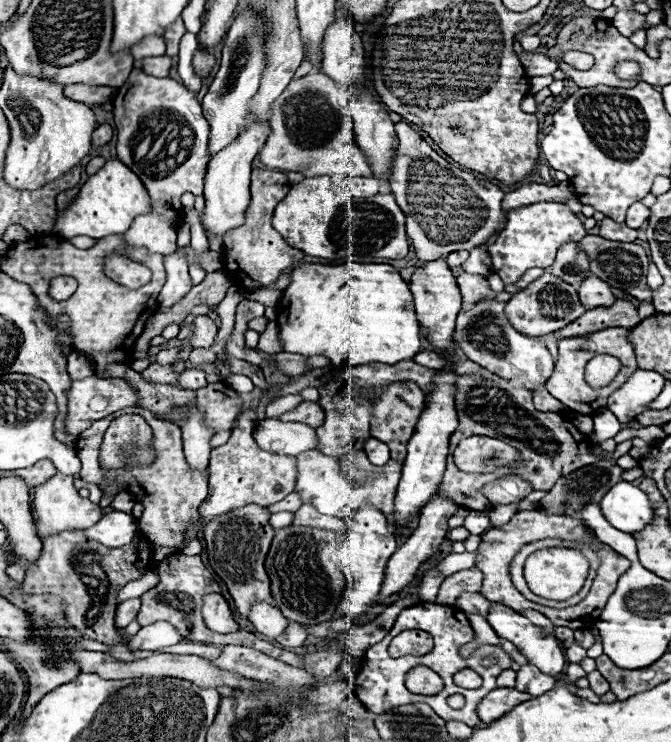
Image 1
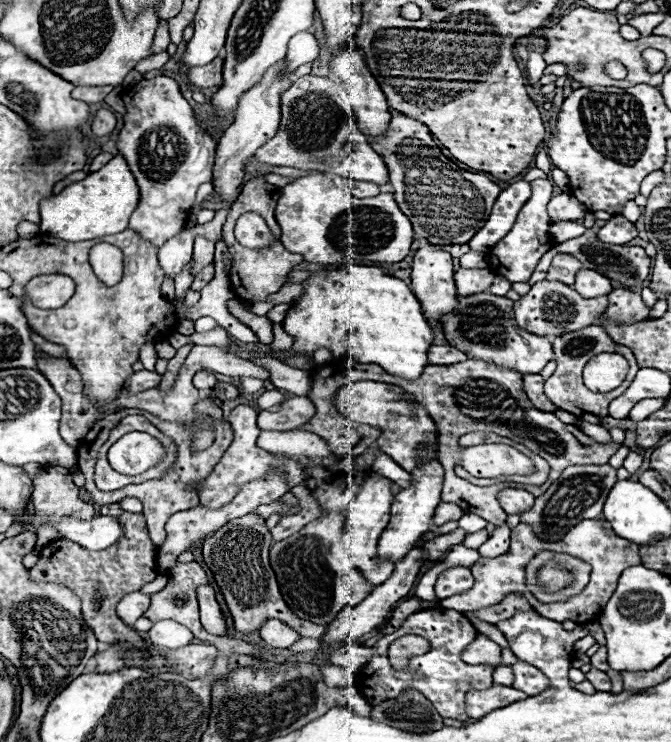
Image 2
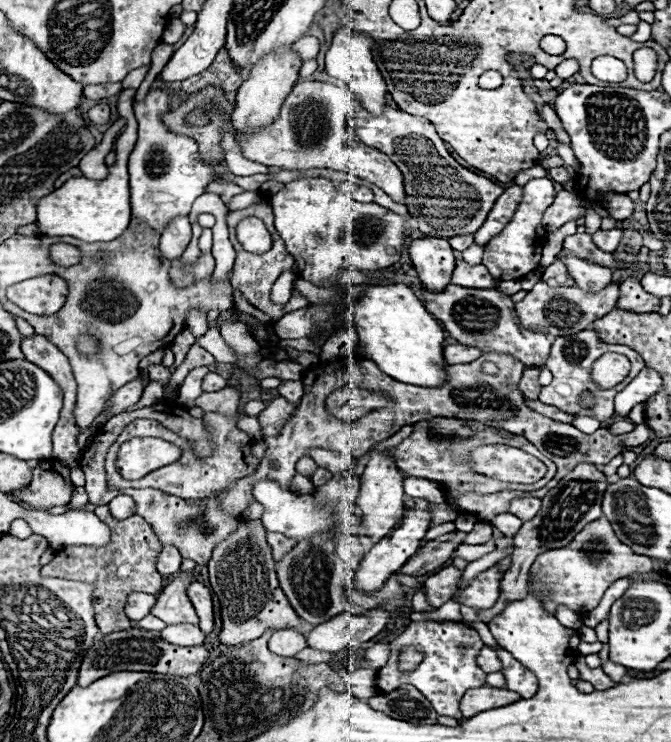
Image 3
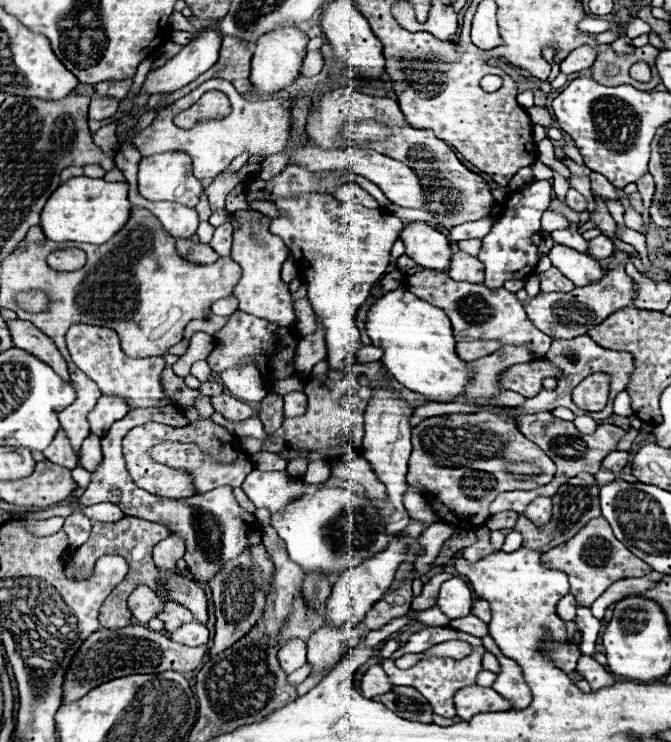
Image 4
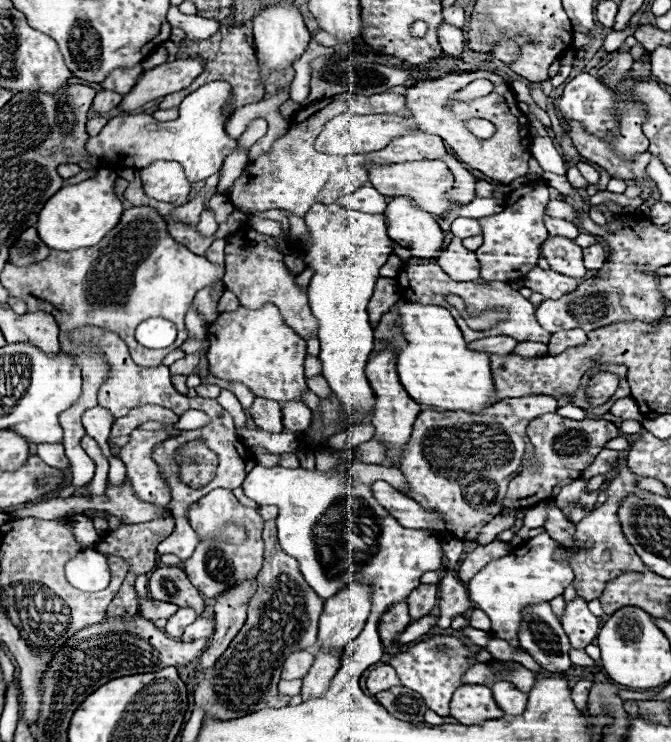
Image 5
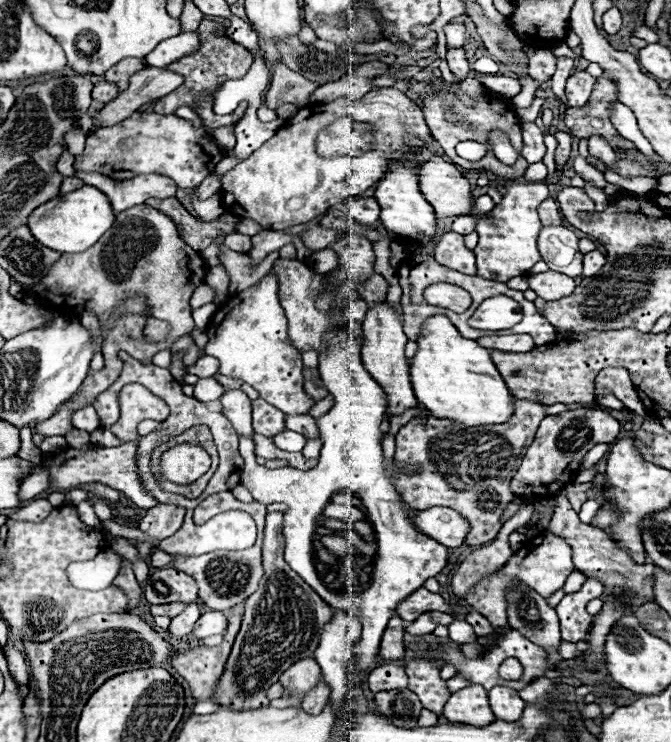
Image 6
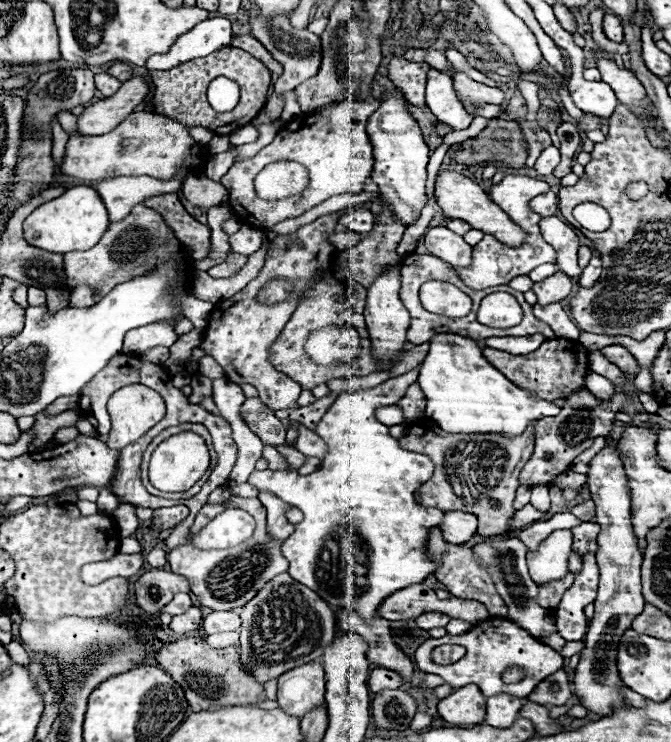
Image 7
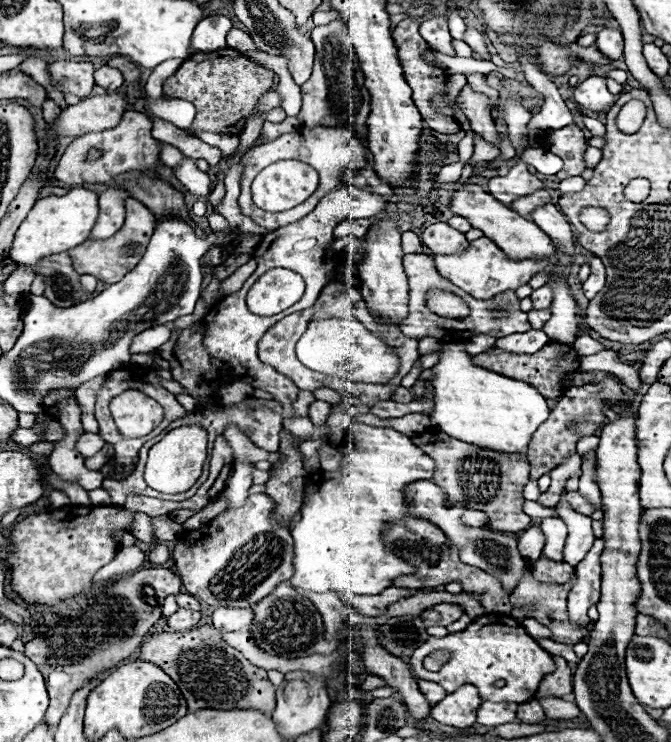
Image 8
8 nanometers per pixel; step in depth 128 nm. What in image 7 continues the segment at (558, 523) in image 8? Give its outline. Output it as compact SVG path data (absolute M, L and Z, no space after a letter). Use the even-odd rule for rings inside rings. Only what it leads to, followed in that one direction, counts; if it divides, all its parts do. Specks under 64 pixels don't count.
M554 530L546 540L540 542L532 558L528 558L530 578L536 584L562 580L568 574L568 558L572 552L572 532Z

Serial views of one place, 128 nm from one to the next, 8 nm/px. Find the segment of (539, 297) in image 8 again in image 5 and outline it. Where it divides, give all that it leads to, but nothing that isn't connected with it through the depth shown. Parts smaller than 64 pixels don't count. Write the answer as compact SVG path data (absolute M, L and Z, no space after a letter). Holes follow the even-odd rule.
M538 266L538 268L532 268L532 272L528 272L528 276L524 276L524 286L534 292L540 292L544 298L556 300L556 298L572 292L578 286L578 280L562 276L552 270L542 270Z

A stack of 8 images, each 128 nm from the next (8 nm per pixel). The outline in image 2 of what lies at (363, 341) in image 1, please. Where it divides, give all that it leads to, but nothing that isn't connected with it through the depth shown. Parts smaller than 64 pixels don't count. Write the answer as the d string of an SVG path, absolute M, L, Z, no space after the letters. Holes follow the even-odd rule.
M349 264L339 269L312 272L312 276L302 284L304 294L292 304L282 322L282 328L294 338L294 354L310 356L320 348L328 348L332 352L332 358L352 358L354 362L362 364L378 364L392 376L408 380L416 380L422 374L424 366L428 366L426 354L432 346L434 334L420 310L420 302L410 292L404 280L386 274L382 268L376 266ZM302 300L304 308L298 308Z

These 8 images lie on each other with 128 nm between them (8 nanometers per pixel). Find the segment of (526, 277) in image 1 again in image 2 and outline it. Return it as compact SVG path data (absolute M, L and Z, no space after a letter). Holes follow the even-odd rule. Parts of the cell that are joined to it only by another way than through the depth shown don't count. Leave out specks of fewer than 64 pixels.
M588 230L586 234L582 234L582 236L578 236L578 238L572 238L572 240L566 240L566 242L554 246L554 248L551 248L546 254L544 254L540 260L540 264L536 266L534 274L532 274L530 280L528 280L530 286L546 278L546 272L548 272L552 258L556 254L572 254L572 256L576 256L576 258L584 264L584 268L592 268L592 270L596 270L596 272L608 276L610 280L620 282L624 288L642 288L642 282L648 278L650 262L652 262L652 260L646 256L644 248L640 248L640 246L600 244L600 240L596 240L596 234L594 234L592 230Z

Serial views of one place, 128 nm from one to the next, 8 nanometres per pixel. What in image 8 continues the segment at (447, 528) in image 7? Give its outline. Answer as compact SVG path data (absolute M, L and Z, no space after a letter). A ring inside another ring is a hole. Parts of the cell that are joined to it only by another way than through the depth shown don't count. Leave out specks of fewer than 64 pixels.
M466 510L462 514L462 524L468 524L472 528L480 528L486 524L486 514L480 510Z

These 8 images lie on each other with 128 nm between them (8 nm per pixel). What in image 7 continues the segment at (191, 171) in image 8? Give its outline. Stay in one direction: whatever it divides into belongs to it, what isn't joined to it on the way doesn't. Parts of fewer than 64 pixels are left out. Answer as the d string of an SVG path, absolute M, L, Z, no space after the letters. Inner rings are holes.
M204 174L188 176L188 180L182 184L182 192L188 198L188 202L202 210L228 204L228 190L220 182L208 180Z

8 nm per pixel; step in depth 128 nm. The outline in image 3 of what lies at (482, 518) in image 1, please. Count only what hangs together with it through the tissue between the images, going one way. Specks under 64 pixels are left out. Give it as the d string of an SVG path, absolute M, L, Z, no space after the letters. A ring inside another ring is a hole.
M460 514L454 524L456 524L456 530L460 530L460 532L470 532L476 522L478 522L478 518L474 518L472 514Z

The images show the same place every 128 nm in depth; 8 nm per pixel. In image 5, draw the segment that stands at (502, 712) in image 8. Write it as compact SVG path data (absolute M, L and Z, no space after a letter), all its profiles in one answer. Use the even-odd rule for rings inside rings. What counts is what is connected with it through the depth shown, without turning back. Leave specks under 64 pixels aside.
M506 680L494 682L492 684L492 694L494 694L494 700L498 702L498 706L506 714L514 714L514 716L524 712L526 702L528 702L528 694L524 694L512 682L506 682Z

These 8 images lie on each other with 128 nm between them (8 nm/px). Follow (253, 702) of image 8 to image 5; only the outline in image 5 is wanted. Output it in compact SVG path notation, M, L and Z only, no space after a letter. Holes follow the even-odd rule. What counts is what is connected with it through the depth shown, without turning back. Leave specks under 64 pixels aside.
M240 580L240 584L234 584L228 592L220 592L220 596L216 596L214 604L216 632L212 636L210 646L198 658L200 672L210 668L218 660L218 656L228 648L232 638L244 626L248 614L248 600L252 598L254 588L256 580Z

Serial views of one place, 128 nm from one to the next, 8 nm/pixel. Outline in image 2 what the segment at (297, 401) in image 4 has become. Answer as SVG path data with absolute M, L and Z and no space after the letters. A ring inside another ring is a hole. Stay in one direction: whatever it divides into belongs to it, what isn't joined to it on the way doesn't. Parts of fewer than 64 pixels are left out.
M258 356L258 358L250 358L250 360L256 362L258 366L266 368L272 374L270 380L274 382L276 388L286 390L286 392L296 394L296 396L308 396L310 384L312 384L310 372L286 366L284 362L276 360L276 358L268 358L268 356Z

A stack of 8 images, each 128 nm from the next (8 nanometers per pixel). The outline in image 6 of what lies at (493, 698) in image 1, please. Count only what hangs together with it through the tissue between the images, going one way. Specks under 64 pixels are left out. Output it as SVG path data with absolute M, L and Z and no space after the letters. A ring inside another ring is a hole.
M472 684L454 692L444 706L444 716L450 722L462 722L470 726L486 726L496 720L488 704L488 692L480 684Z

